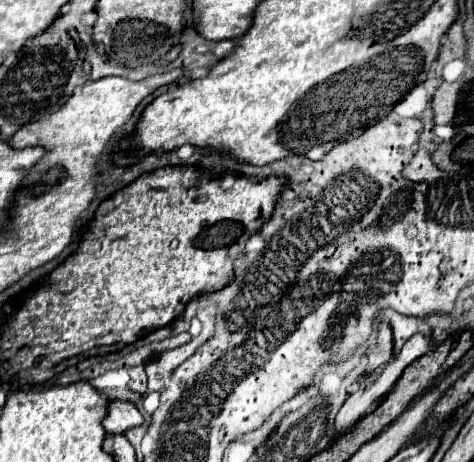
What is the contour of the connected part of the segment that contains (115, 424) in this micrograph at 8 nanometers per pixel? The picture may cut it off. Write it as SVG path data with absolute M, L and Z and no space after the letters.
M110 399L108 401L108 413L102 421L106 433L120 435L130 427L140 425L144 419L140 411L130 403L130 401L120 401L120 399Z

